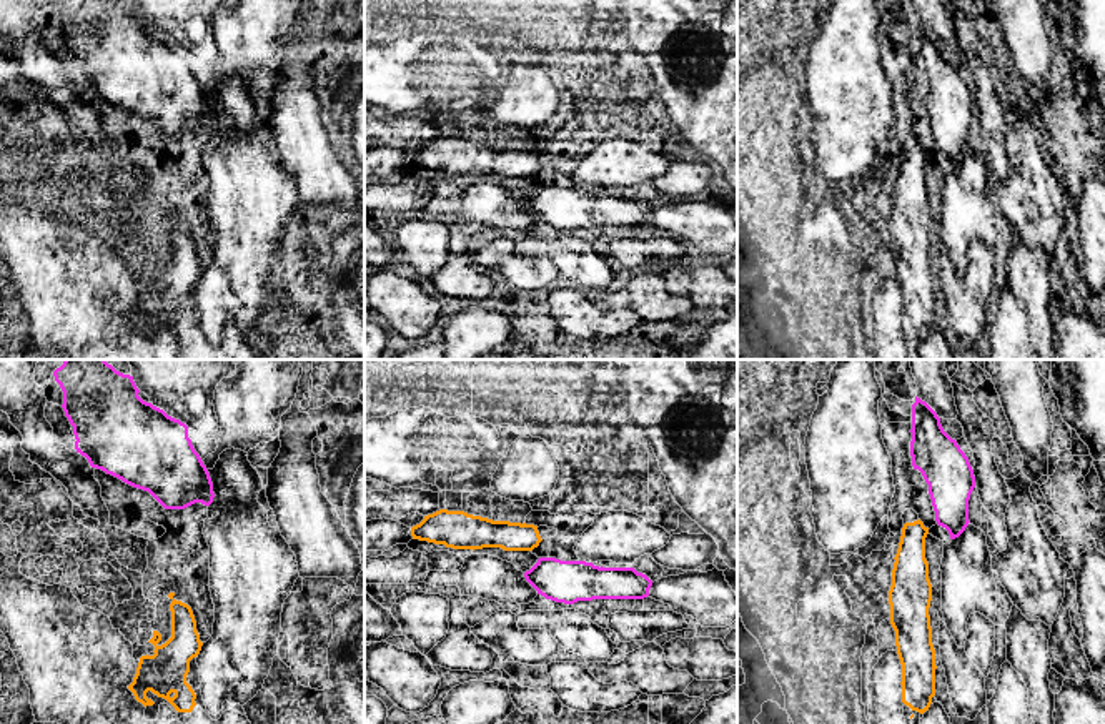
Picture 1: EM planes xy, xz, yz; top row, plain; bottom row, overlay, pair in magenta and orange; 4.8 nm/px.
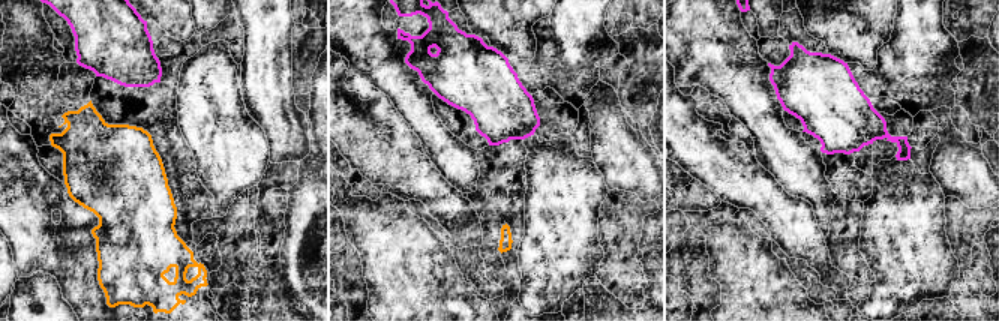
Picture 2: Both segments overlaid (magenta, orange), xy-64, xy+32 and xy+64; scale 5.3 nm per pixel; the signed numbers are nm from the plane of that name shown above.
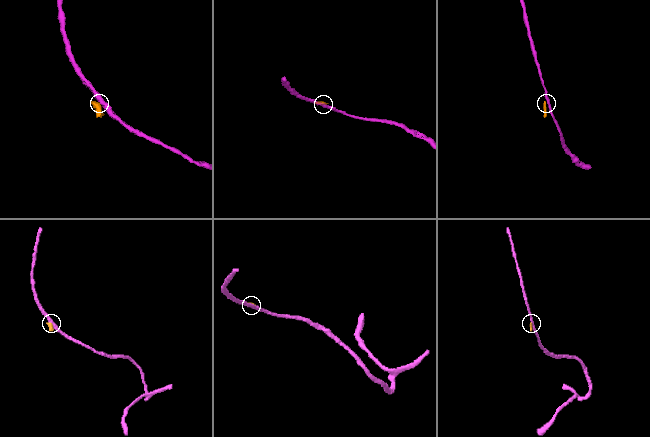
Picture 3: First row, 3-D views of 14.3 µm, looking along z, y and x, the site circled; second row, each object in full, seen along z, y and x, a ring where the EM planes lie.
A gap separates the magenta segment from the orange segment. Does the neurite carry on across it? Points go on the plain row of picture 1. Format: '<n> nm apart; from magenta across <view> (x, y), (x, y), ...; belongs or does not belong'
50 nm apart; from magenta across yz (937, 150), (927, 155); does not belong

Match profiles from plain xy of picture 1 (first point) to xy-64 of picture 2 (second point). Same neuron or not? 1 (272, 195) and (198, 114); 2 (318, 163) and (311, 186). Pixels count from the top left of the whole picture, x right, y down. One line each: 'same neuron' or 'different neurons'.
1: same neuron
2: different neurons

